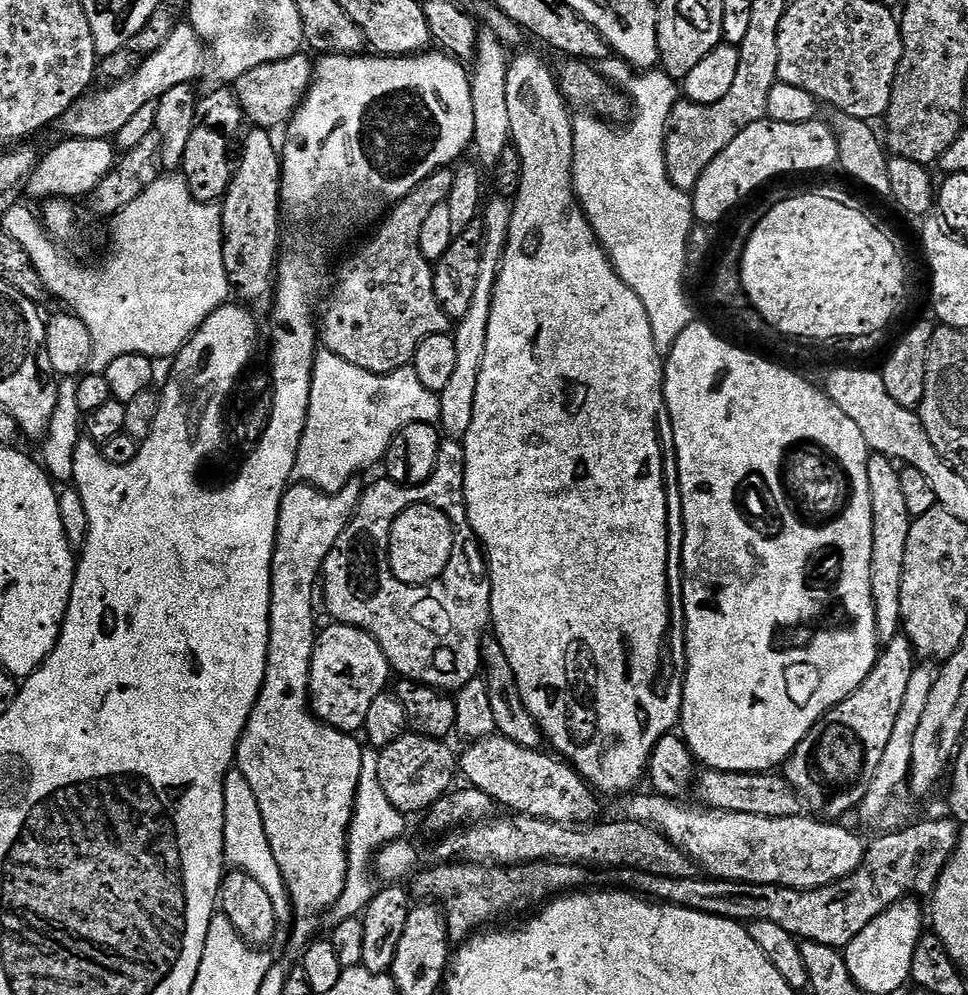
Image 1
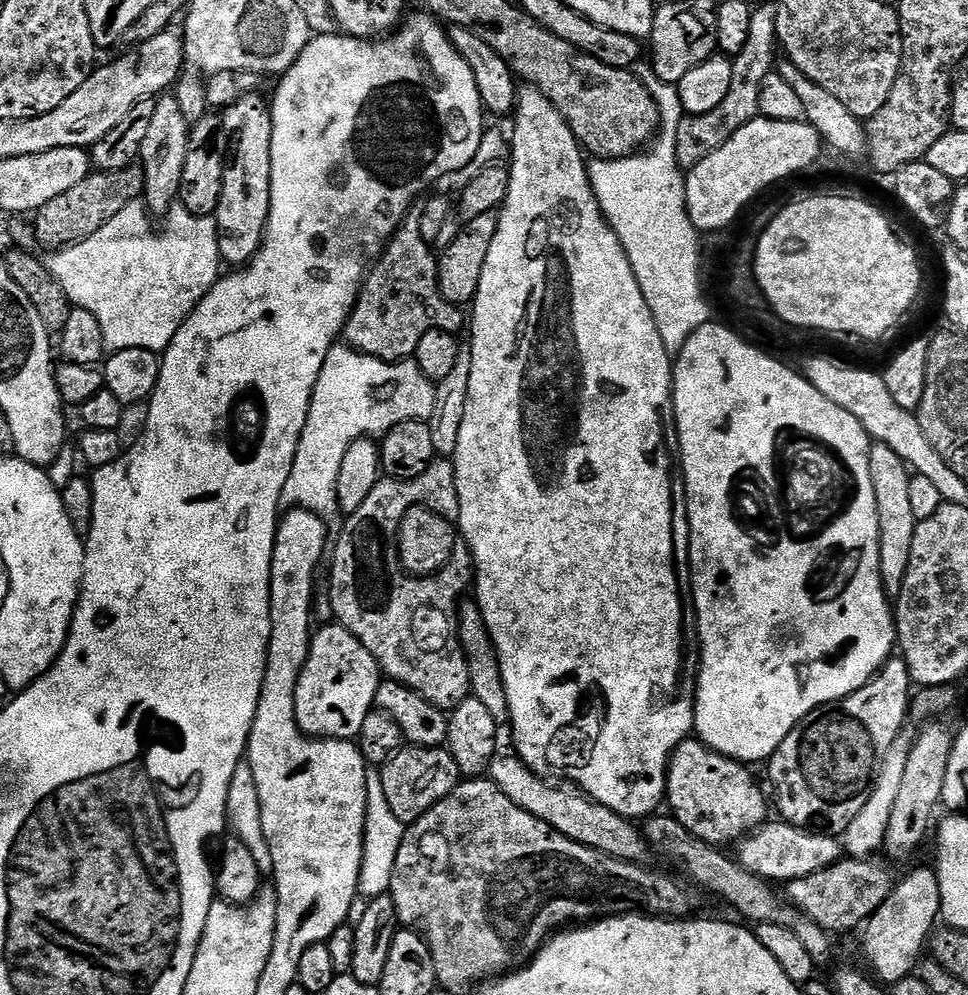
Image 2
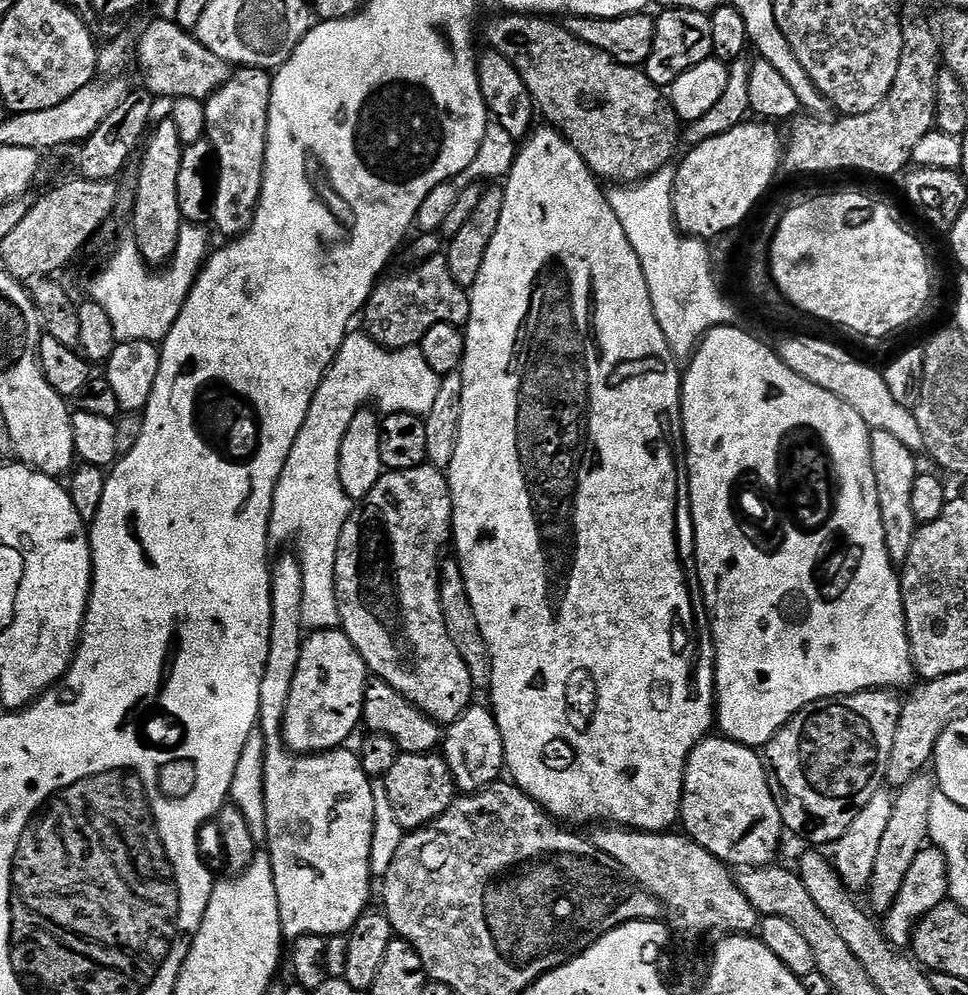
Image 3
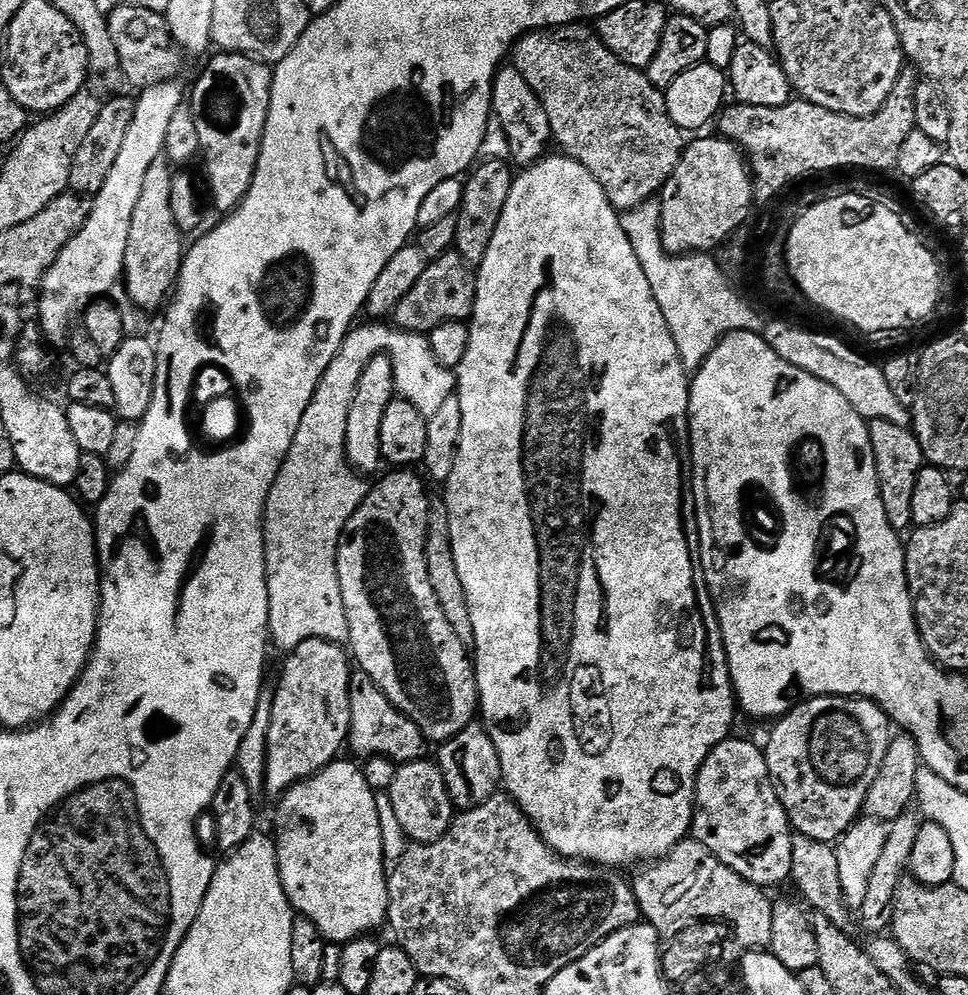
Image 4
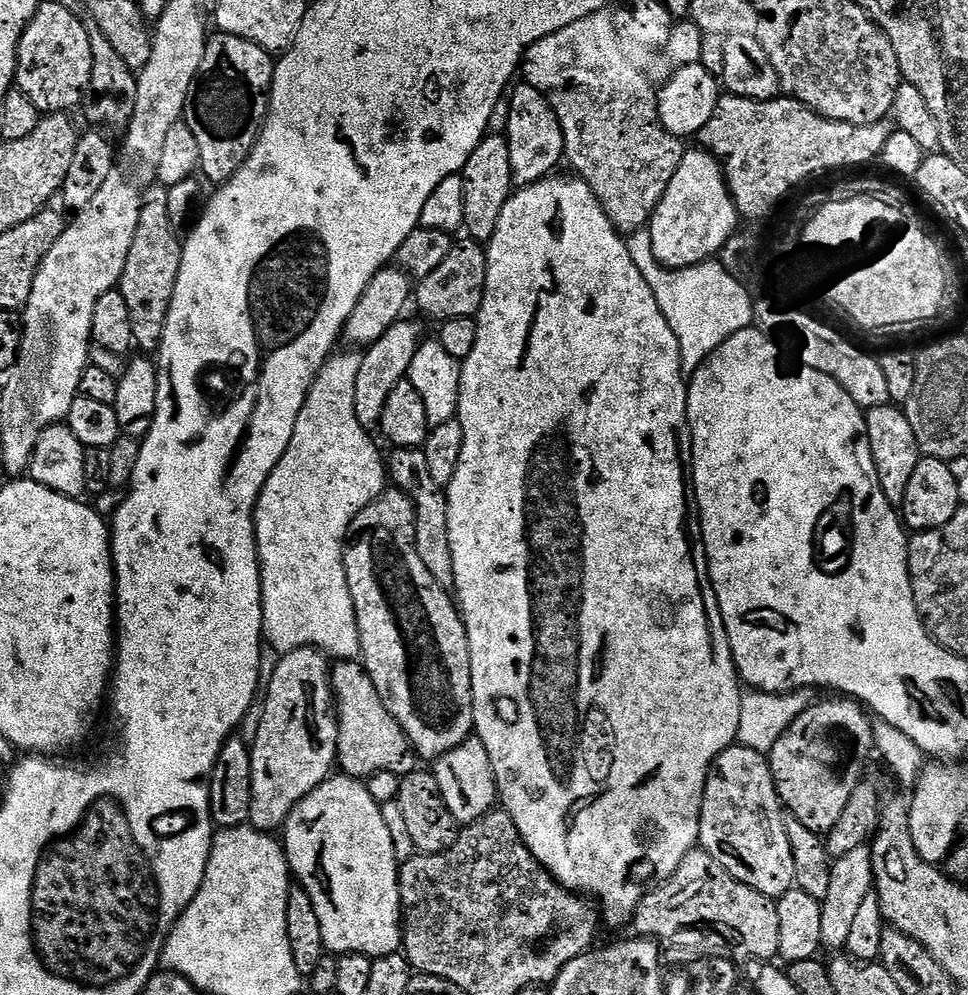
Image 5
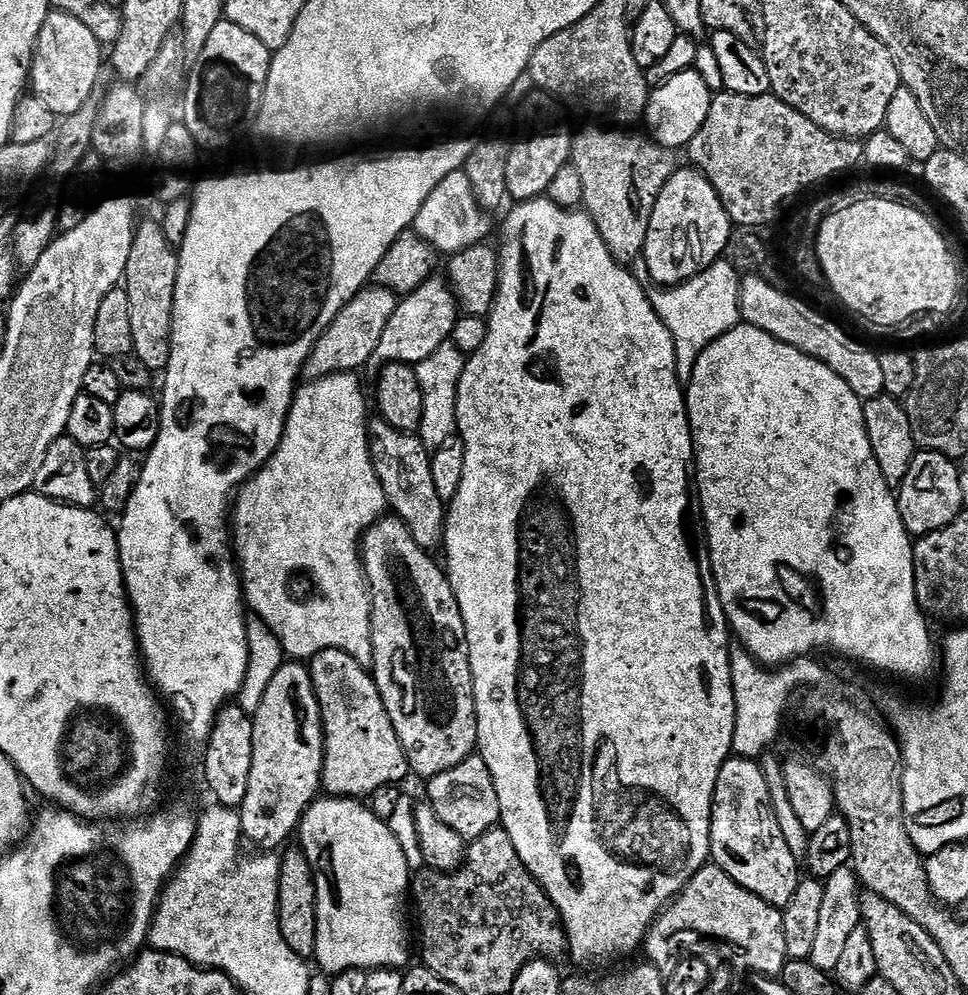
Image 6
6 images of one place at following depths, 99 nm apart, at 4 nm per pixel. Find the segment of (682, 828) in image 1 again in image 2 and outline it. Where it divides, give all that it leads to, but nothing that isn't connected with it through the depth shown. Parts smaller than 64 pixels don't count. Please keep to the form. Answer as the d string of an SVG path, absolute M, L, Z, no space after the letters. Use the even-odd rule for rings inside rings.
M783 822L765 823L750 836L739 841L735 859L750 874L769 882L787 882L806 878L823 868L830 868L842 856L842 844L837 837L821 834Z

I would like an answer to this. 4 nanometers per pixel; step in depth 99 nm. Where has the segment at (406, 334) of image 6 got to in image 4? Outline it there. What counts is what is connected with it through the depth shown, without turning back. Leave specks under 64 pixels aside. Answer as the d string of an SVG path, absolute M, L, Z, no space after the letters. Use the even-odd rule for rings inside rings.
M387 355L375 356L366 370L362 370L362 378L358 378L358 390L354 390L354 402L350 402L350 414L346 418L344 439L344 455L357 473L376 472L382 465L382 414L386 414L386 406L390 406L397 395L396 380L398 373Z

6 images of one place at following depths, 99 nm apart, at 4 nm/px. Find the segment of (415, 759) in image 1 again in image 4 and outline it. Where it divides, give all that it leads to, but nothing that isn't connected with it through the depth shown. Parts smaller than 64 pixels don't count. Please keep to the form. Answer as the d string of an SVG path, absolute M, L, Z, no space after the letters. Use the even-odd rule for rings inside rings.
M411 760L408 764L399 765L394 782L387 790L390 806L394 806L394 815L398 817L398 826L402 826L405 837L412 844L438 842L454 819L454 805L446 790L439 763L432 761L431 764L430 760Z

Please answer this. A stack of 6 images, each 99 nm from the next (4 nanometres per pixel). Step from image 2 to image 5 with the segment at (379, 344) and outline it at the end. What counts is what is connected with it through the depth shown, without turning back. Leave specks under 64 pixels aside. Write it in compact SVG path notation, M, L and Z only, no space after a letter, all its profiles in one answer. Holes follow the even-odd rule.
M471 238L457 239L446 262L434 270L425 280L419 281L414 288L414 304L417 304L435 322L451 320L453 316L475 317L480 311L480 303L486 290L486 266L488 254L483 243Z

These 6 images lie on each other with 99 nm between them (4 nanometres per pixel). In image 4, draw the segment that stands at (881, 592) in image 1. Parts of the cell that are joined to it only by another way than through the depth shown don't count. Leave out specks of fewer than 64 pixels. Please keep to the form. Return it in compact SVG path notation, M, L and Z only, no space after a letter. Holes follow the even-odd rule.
M873 420L869 423L868 433L870 434L870 446L874 450L874 462L878 470L882 506L886 506L886 518L890 518L890 526L895 532L907 533L913 527L914 482L918 478L920 469L926 464L924 451L911 427L903 428L894 422Z

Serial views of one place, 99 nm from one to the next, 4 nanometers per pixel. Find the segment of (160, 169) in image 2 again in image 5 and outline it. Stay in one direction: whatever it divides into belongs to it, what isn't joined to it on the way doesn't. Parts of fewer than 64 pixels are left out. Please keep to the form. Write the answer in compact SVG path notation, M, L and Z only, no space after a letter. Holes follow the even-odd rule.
M157 182L146 190L142 210L138 214L138 230L134 230L134 243L130 246L130 254L126 254L126 266L122 270L122 278L118 285L122 298L126 298L126 310L130 310L130 330L135 347L140 348L139 351L144 354L155 353L160 347L180 269L182 240L176 229L170 226L170 209L166 207L167 201L168 189L163 184Z

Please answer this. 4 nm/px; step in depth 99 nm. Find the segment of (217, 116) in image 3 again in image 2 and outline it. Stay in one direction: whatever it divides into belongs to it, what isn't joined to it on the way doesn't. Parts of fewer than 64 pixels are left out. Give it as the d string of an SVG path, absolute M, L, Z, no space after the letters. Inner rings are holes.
M253 94L244 96L238 102L234 102L222 112L222 128L228 131L232 144L236 147L236 153L224 170L222 182L222 194L218 202L218 210L214 217L216 231L218 233L218 246L220 247L220 259L228 266L246 266L255 258L256 251L264 241L266 222L270 218L270 146L272 145L272 110L267 99L263 95Z

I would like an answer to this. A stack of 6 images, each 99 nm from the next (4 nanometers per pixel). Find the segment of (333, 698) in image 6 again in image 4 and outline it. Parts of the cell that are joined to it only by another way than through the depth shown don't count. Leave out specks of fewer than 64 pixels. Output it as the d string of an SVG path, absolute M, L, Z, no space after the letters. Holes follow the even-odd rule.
M356 670L349 675L348 693L350 694L350 726L348 727L347 747L353 748L363 758L387 758L397 765L408 764L411 760L425 759L426 741L418 726L407 720L382 690L366 673Z

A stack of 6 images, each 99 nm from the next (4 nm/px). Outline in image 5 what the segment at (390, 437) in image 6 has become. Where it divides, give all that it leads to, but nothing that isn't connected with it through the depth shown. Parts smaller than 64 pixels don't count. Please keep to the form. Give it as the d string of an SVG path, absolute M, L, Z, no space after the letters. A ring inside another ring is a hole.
M398 448L391 453L393 456L386 460L386 472L392 475L392 480L397 489L405 492L410 498L412 509L416 515L414 526L414 546L418 550L420 559L419 567L425 568L430 574L433 585L451 589L454 585L454 560L450 554L450 530L448 529L448 498L441 489L436 487L434 478L430 478L430 470L426 467L426 454L423 450L411 448Z

